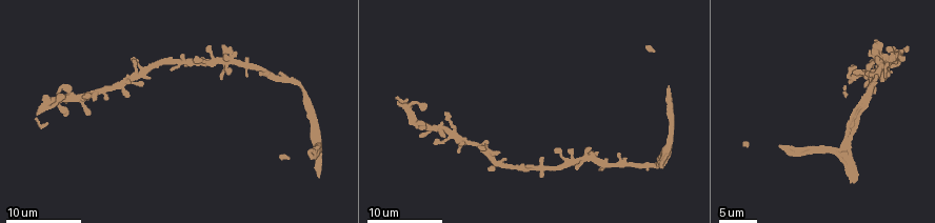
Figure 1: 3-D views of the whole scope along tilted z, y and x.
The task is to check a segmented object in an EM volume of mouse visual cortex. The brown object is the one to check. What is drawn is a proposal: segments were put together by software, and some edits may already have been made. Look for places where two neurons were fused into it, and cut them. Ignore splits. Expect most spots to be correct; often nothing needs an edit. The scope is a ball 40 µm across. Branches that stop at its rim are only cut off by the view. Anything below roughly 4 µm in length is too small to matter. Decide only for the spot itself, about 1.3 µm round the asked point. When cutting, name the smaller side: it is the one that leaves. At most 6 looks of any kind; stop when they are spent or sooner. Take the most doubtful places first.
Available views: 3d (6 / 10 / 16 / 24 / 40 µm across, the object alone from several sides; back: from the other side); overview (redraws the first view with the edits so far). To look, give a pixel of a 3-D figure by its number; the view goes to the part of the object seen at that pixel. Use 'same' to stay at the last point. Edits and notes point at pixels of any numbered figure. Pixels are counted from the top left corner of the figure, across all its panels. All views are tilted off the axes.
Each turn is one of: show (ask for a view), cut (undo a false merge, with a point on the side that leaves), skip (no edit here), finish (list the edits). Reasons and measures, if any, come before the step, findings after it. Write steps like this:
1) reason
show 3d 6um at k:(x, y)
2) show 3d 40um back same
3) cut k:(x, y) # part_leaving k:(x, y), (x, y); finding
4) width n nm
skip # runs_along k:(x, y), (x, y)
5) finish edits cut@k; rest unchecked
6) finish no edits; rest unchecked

thin arm on a thick one
show 3d 10um at 1:(452, 130)

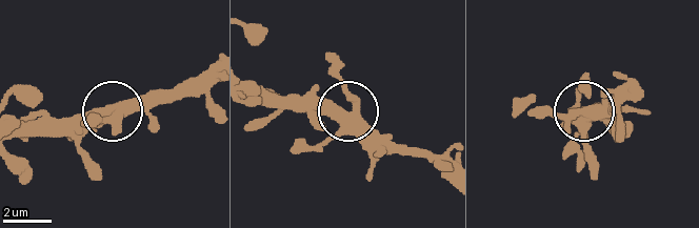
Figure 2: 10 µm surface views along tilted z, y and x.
width 440 nm
skip # all the same neuron

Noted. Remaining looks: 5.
show 3d 16um at 1:(234, 62)

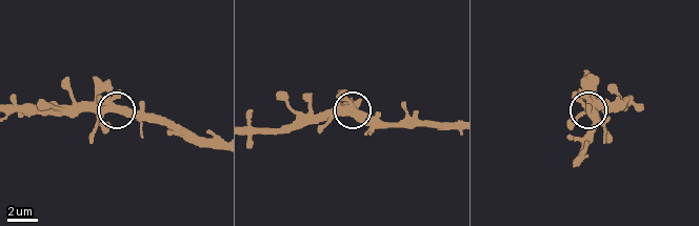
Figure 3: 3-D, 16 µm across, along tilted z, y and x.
skip # all the same neuron

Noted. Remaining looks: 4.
a narrow waist
show 3d 10um at 1:(513, 167)

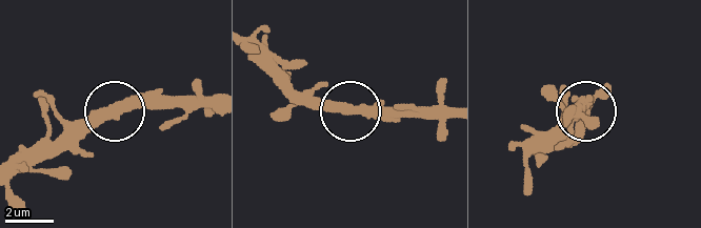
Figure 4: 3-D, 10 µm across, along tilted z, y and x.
skip # runs_along 4:(215, 105), (125, 103), (102, 115), (66, 149); continuous, no second neuron

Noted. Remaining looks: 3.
finish no edits; rest unchecked

